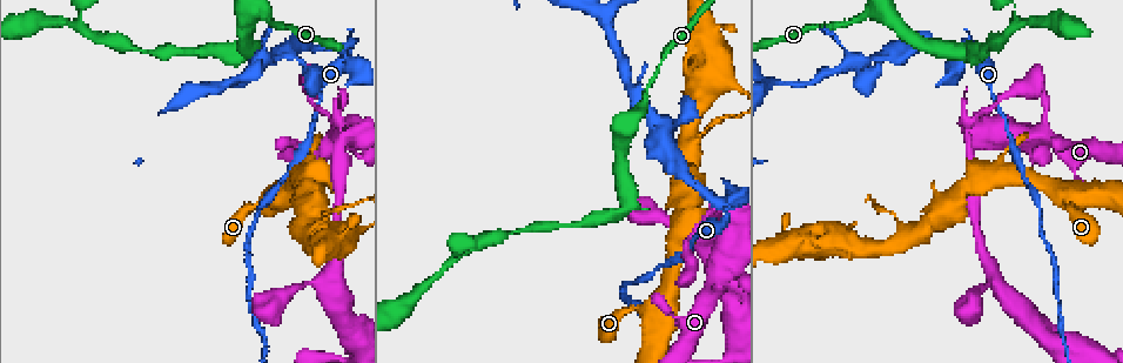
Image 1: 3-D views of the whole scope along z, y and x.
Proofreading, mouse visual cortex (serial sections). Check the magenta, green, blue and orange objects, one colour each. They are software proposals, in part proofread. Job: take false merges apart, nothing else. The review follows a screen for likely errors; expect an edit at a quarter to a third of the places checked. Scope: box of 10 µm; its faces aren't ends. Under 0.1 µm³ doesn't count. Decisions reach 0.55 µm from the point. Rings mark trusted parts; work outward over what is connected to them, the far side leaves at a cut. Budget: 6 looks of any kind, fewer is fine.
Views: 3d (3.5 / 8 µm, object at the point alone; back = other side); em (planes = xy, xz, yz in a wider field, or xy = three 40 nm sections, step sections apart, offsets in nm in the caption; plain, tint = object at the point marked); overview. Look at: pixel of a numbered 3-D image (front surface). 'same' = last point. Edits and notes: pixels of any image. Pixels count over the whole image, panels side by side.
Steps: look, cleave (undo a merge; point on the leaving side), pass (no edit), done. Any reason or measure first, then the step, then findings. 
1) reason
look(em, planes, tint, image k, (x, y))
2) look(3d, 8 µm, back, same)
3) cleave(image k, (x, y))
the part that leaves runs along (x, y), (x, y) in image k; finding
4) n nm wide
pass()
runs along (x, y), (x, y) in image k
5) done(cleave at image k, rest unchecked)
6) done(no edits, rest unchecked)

three arms meet
look(3d, 3.5 µm, image 1, (347, 133))

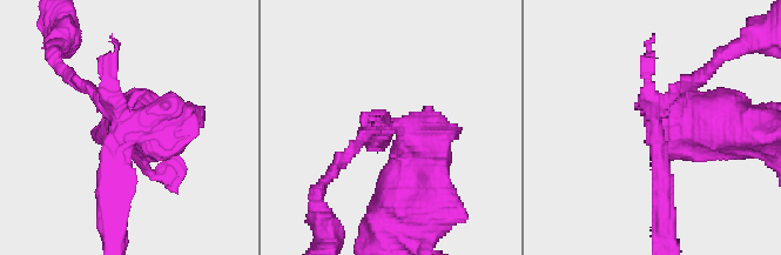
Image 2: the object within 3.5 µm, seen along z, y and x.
cleave(image 2, (98, 94))
the part that leaves runs along (132, 123), (114, 159), (114, 239) in image 2; a second cell is stuck on

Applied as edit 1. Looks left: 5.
redraw
look(overview)

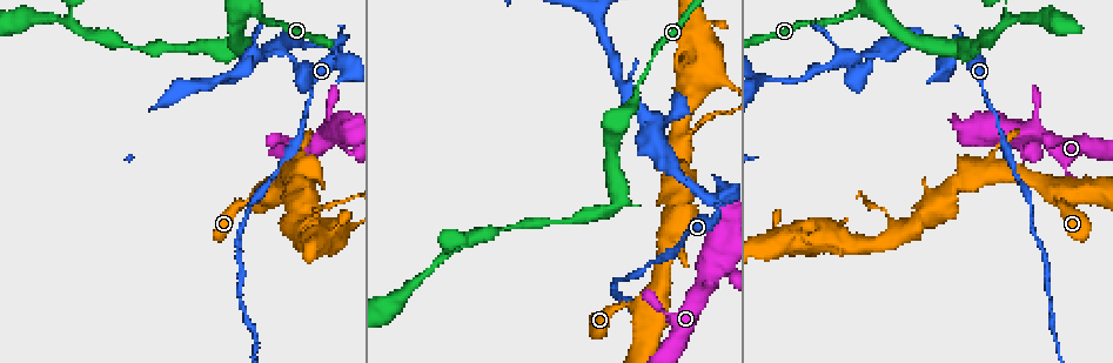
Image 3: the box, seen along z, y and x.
look(3d, 3.5 µm, image 3, (708, 200))

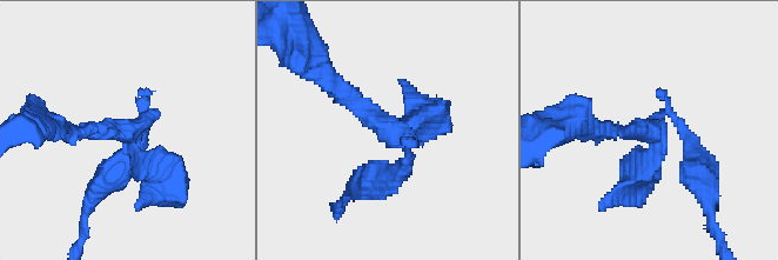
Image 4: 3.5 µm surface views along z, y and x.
3 arms; arms of 200, 300, 350 nm
look(em, xy, step 3, tint, image 4, (652, 128))

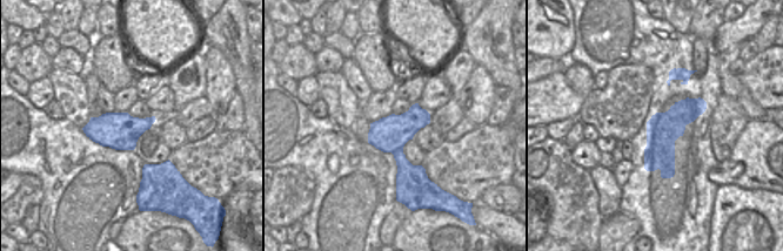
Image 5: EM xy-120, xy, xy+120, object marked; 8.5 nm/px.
another direction
look(em, xy, step 1, tint, same)

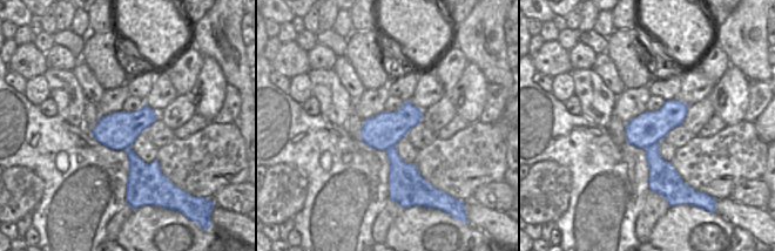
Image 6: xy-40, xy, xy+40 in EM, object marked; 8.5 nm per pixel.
cleave(image 4, (102, 128))
the part that leaves runs along (143, 112), (129, 130), (56, 130) in image 4; a second cell is stuck on

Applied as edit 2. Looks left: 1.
done(cleave at image 2, cleave at image 4, rest unchecked)

